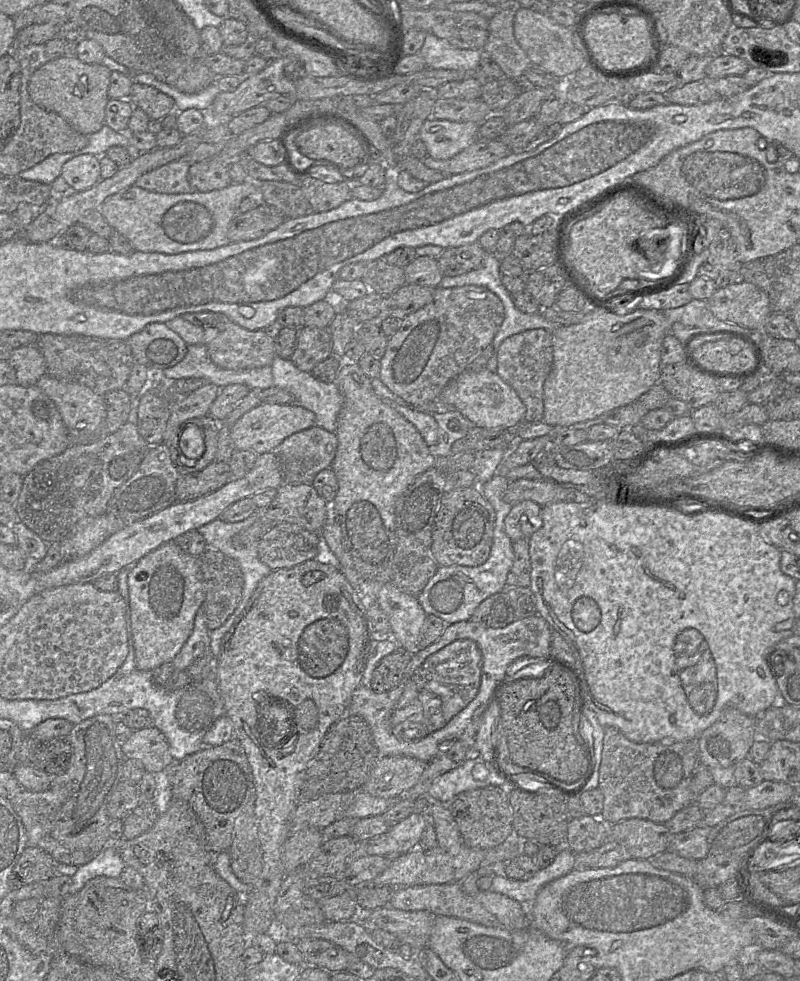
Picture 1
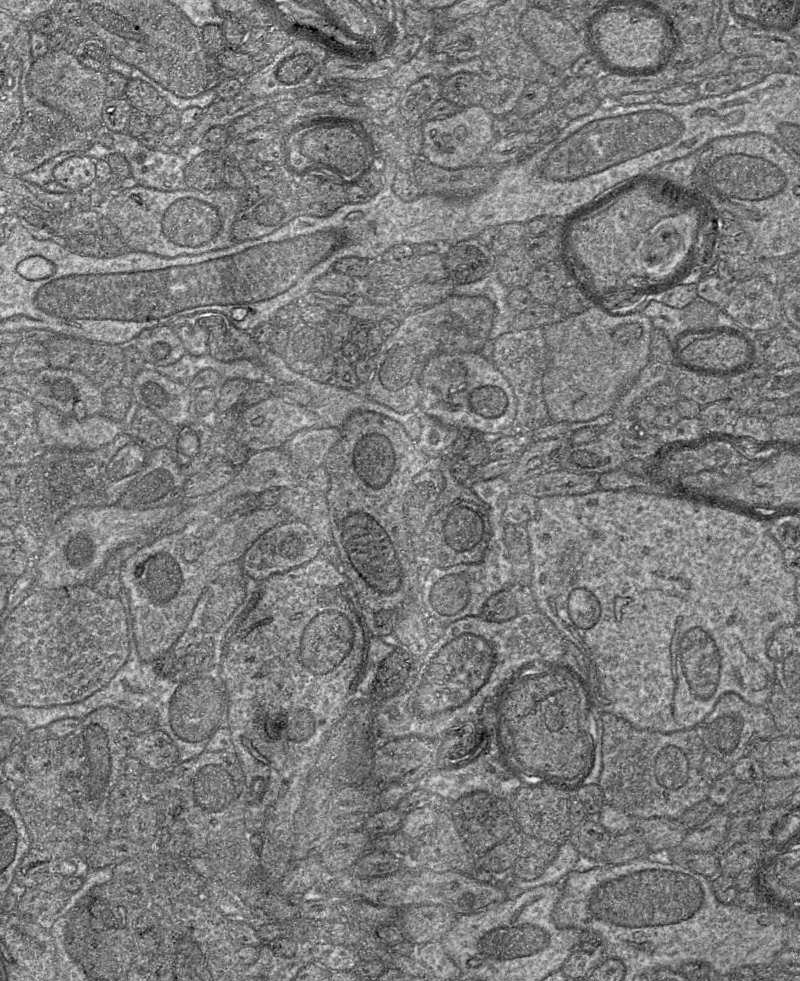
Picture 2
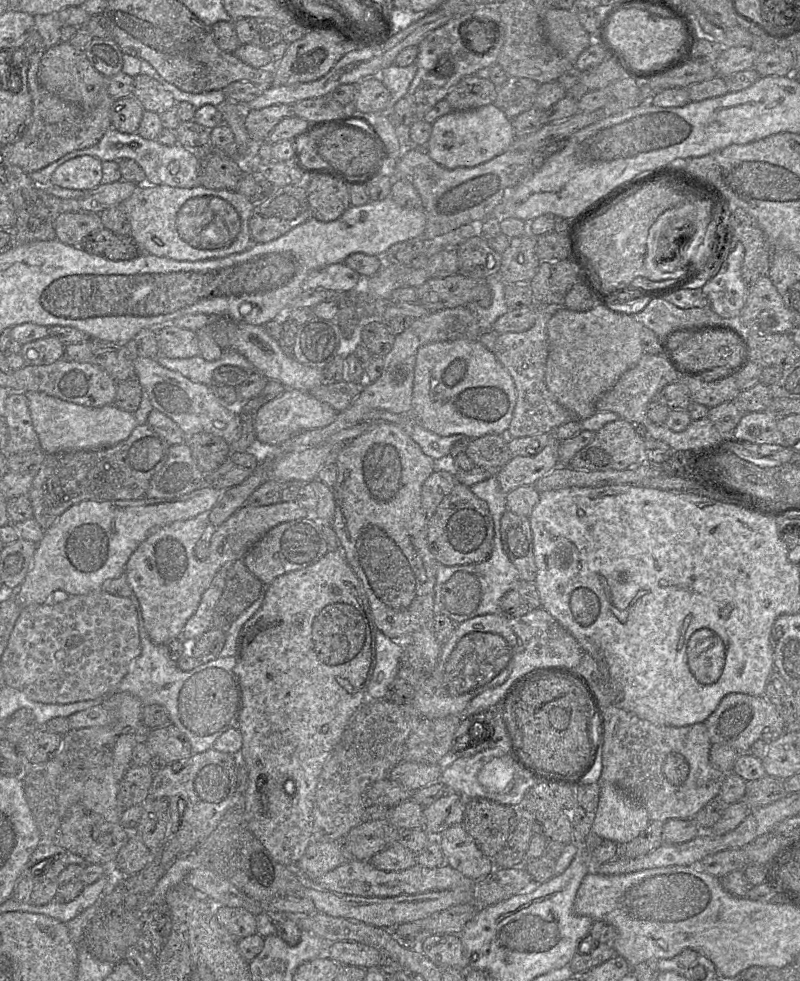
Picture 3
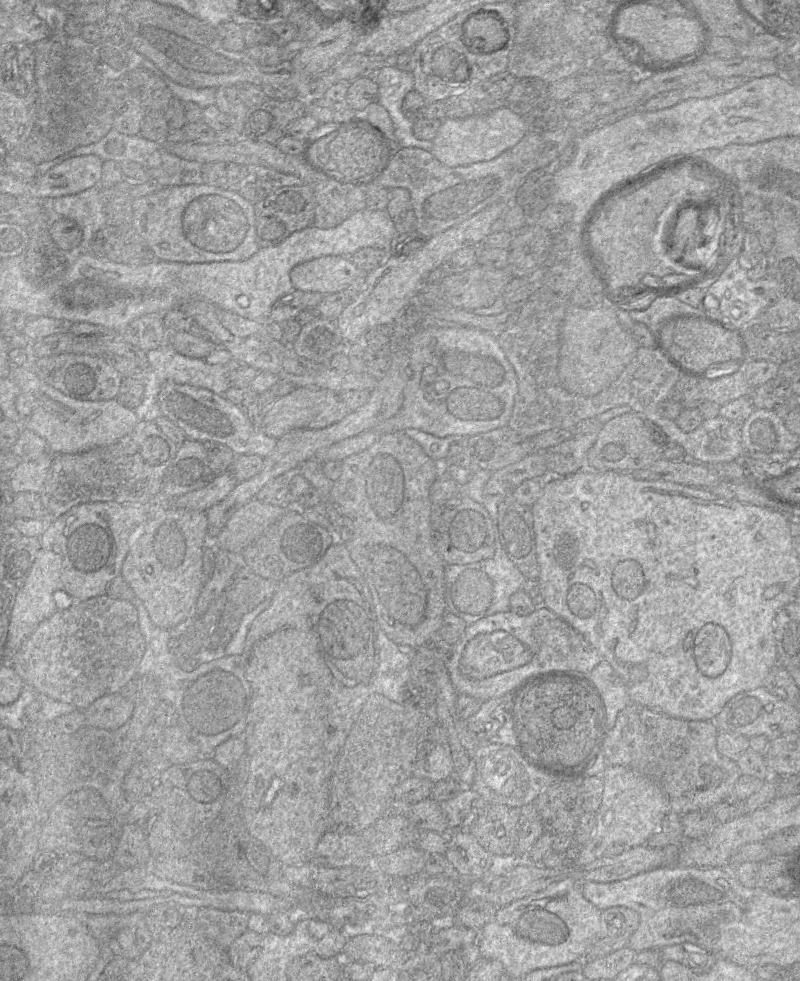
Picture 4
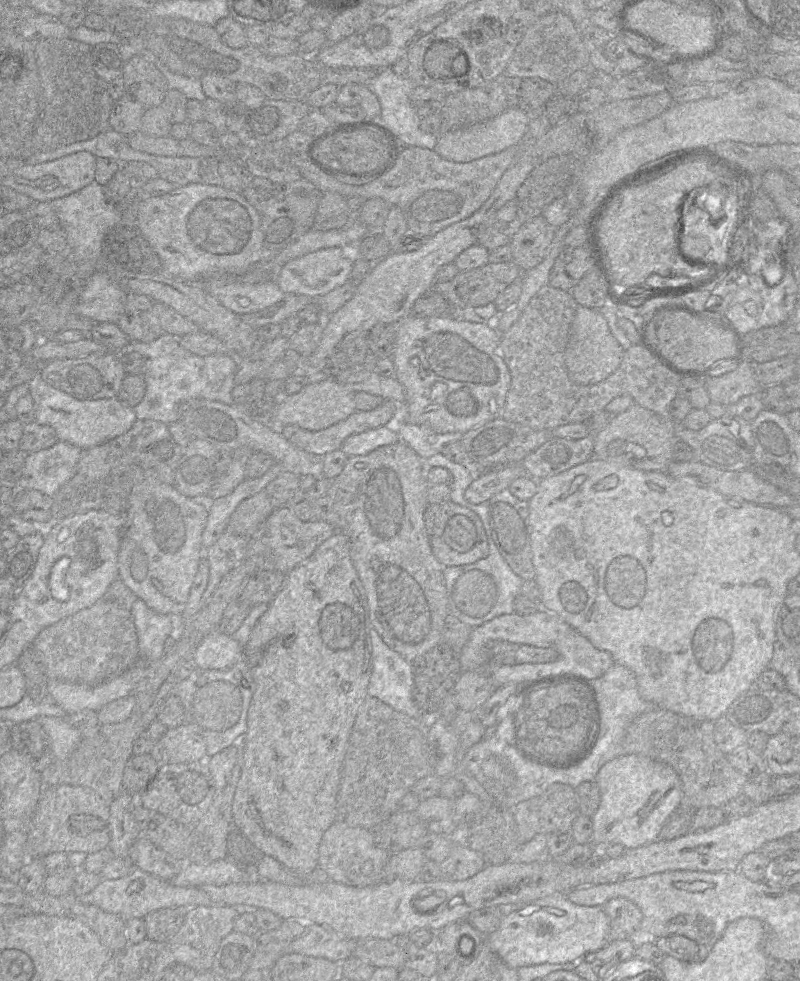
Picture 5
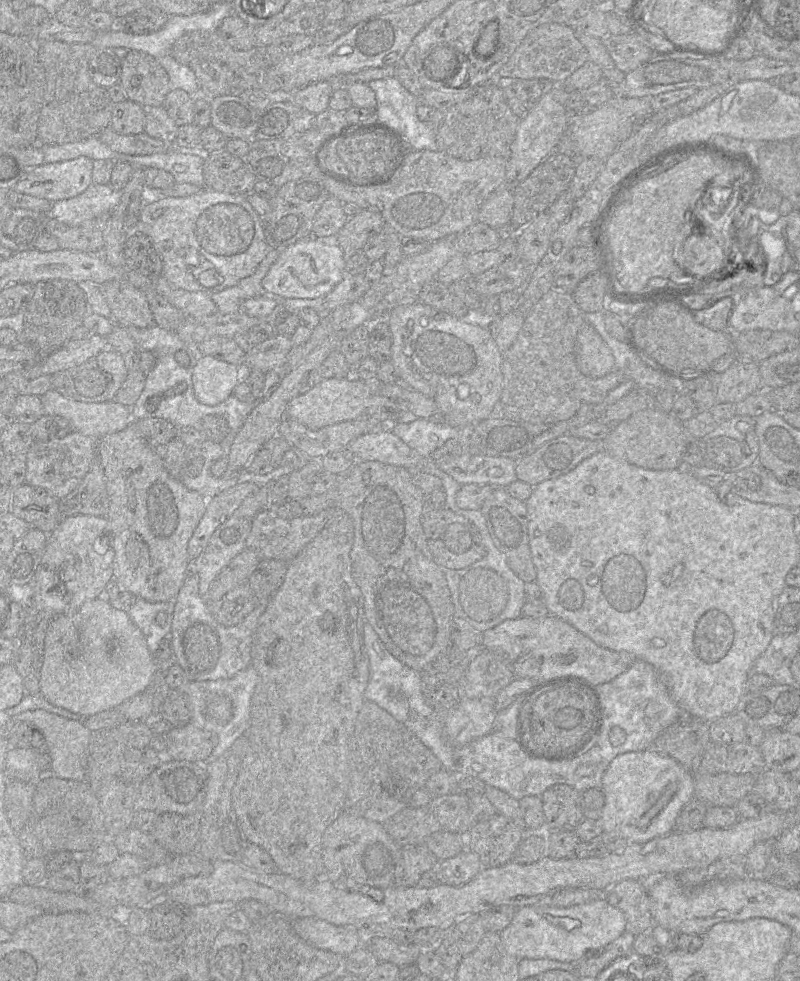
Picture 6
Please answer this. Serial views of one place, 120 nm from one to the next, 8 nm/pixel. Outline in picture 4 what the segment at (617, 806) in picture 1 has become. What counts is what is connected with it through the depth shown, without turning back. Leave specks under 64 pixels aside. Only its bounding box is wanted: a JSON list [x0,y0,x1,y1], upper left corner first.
[601,704,742,815]

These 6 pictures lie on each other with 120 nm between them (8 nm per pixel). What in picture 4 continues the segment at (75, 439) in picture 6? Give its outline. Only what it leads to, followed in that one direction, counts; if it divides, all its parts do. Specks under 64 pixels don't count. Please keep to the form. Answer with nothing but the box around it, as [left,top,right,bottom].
[8,452,54,494]

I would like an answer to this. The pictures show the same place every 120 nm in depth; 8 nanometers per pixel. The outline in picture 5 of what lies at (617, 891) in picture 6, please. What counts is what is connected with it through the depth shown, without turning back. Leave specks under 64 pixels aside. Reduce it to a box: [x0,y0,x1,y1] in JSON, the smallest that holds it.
[603,898,643,941]

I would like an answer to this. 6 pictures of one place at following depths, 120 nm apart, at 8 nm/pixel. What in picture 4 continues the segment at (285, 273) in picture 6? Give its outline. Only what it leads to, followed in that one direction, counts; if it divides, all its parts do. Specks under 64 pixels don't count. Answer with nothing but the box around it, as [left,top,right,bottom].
[290,256,359,295]

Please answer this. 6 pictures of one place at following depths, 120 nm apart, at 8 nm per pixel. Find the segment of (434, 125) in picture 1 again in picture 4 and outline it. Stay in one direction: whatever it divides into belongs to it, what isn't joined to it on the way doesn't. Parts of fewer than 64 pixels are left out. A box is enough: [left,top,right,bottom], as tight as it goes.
[432,106,529,167]

